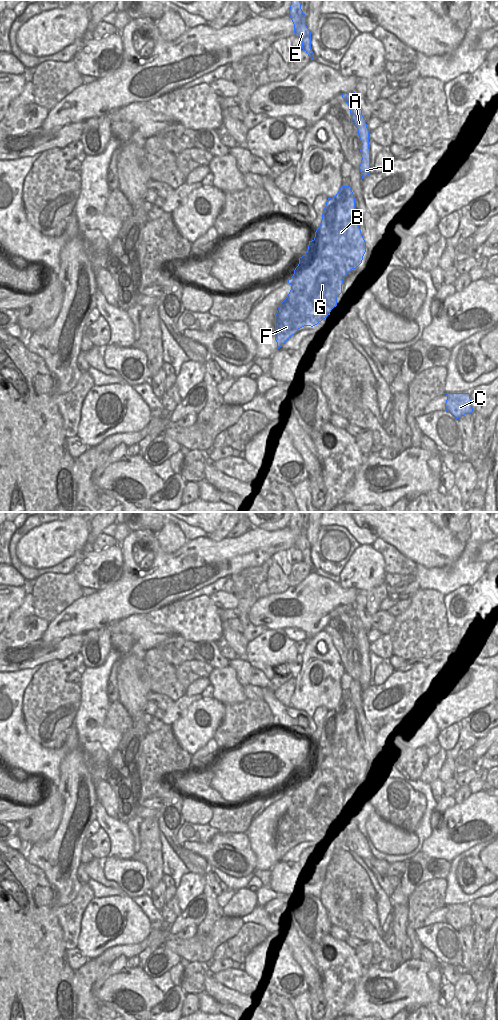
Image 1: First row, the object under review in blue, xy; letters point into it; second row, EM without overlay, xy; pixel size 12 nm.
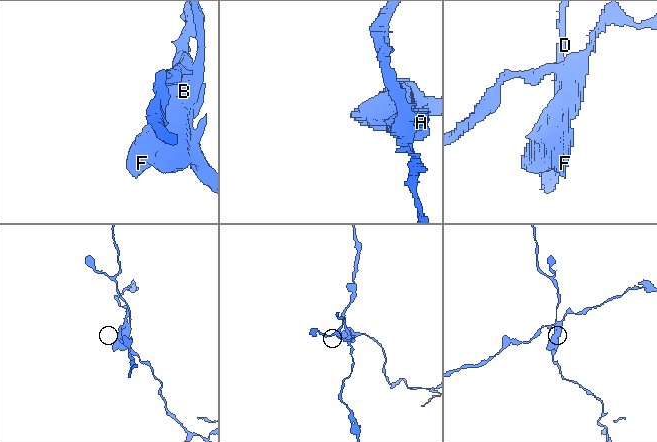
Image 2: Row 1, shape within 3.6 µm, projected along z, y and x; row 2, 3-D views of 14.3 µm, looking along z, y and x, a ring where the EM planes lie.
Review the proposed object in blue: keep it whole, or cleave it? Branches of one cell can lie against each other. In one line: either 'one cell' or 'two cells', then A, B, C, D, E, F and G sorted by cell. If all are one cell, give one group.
two cells | A B C D E / F G

